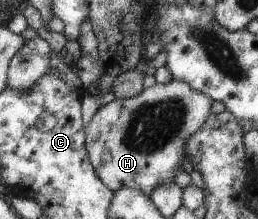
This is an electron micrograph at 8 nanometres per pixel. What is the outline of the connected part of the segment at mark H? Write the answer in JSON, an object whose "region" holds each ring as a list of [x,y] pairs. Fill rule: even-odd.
{"region":[[[174,78],[167,83],[156,83],[143,89],[137,96],[128,99],[115,99],[102,107],[86,124],[86,151],[97,176],[113,192],[123,187],[138,188],[145,194],[157,186],[174,182],[176,171],[187,158],[184,149],[187,139],[203,126],[211,114],[211,97],[193,90],[188,84]]]}

